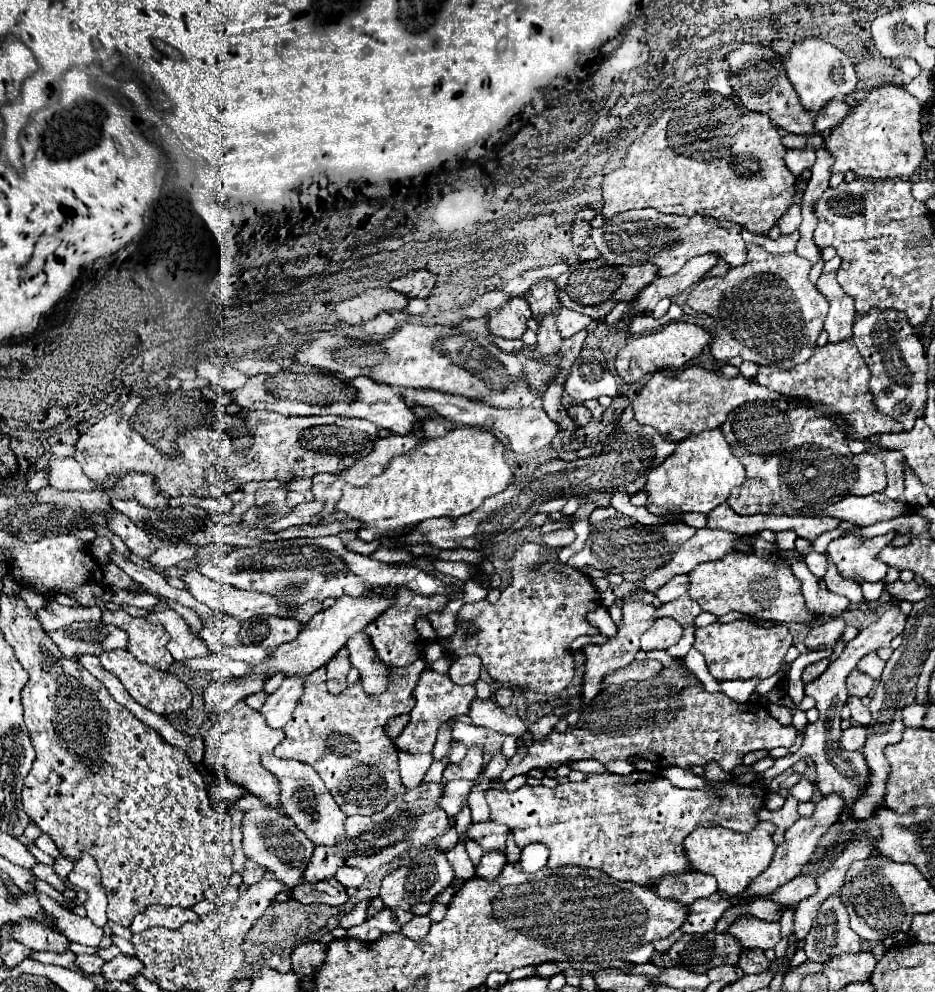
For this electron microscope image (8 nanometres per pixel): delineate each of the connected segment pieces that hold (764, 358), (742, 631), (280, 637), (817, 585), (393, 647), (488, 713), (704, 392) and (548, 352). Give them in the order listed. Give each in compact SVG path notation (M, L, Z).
M748 242L746 248L748 248L748 260L742 266L730 268L724 276L704 278L692 284L686 304L692 310L704 312L714 318L716 332L710 342L710 352L716 360L730 360L732 356L740 356L760 366L792 368L794 364L800 364L812 356L816 338L822 332L822 324L828 314L828 302L824 300L824 296L820 296L820 292L808 278L812 264L802 256L798 256L796 252L772 256L754 242Z
M736 620L730 624L714 622L706 628L696 630L694 648L706 658L706 666L718 682L750 680L750 678L762 680L778 672L784 672L784 680L786 680L786 674L788 674L784 656L786 656L786 650L790 648L790 632L786 624L776 624L774 628L760 628L746 620Z
M272 616L272 618L262 618L262 620L266 620L266 624L262 622L260 626L268 626L268 624L270 624L270 634L266 634L268 638L264 638L264 640L260 642L260 646L262 646L262 648L268 648L268 650L280 646L282 642L294 640L294 638L298 636L300 628L302 628L302 626L300 626L296 620L292 620L292 618Z
M802 558L792 562L792 570L794 570L796 578L800 578L800 582L802 582L802 592L804 592L806 606L810 612L822 614L822 618L830 618L830 616L840 616L848 609L849 600L844 596L832 594L826 588L822 578L816 578L812 574L800 574L800 572L808 572Z
M388 586L382 592L396 592L396 604L392 604L392 608L386 608L384 616L376 618L376 624L370 624L364 632L370 636L370 640L374 642L374 648L378 652L378 658L386 664L386 666L408 666L412 662L416 662L416 658L424 658L424 650L416 650L420 648L420 634L416 630L416 620L420 616L428 616L434 610L442 610L450 598L446 594L434 594L434 596L420 596L412 590L406 588L394 588Z
M472 700L468 716L472 718L474 726L484 726L502 734L522 736L526 732L526 724L518 716L504 714L492 700Z
M690 366L690 368L684 368L684 370L678 370L676 374L668 376L668 374L654 374L646 386L640 390L640 394L636 396L636 400L632 402L632 408L634 408L634 418L640 422L640 424L648 424L648 426L654 426L666 440L670 442L680 442L684 438L688 438L690 434L698 434L702 430L710 430L710 428L720 428L726 420L726 416L740 404L744 402L754 402L754 400L786 400L790 402L790 398L784 398L768 388L762 388L760 384L754 384L752 380L744 378L744 376L738 376L738 378L726 378L726 376L720 376L720 374L714 374L710 370L704 370L700 366Z
M548 312L544 314L544 318L538 322L538 352L542 356L552 356L556 354L556 350L560 348L562 344L562 336L556 332L556 326L554 326L554 314Z

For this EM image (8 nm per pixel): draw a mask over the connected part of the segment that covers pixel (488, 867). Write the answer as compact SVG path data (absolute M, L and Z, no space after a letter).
M486 852L480 860L480 864L476 866L476 876L484 878L484 880L496 880L506 864L506 856L504 852Z

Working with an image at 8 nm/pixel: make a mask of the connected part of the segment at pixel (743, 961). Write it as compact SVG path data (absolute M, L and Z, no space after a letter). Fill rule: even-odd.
M756 948L754 950L742 950L738 966L744 974L762 974L770 968L770 960L764 956L762 950L756 950Z

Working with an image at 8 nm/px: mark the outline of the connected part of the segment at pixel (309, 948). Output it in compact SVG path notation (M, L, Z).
M302 944L292 952L292 970L300 972L300 976L314 974L326 960L326 948L322 944Z

